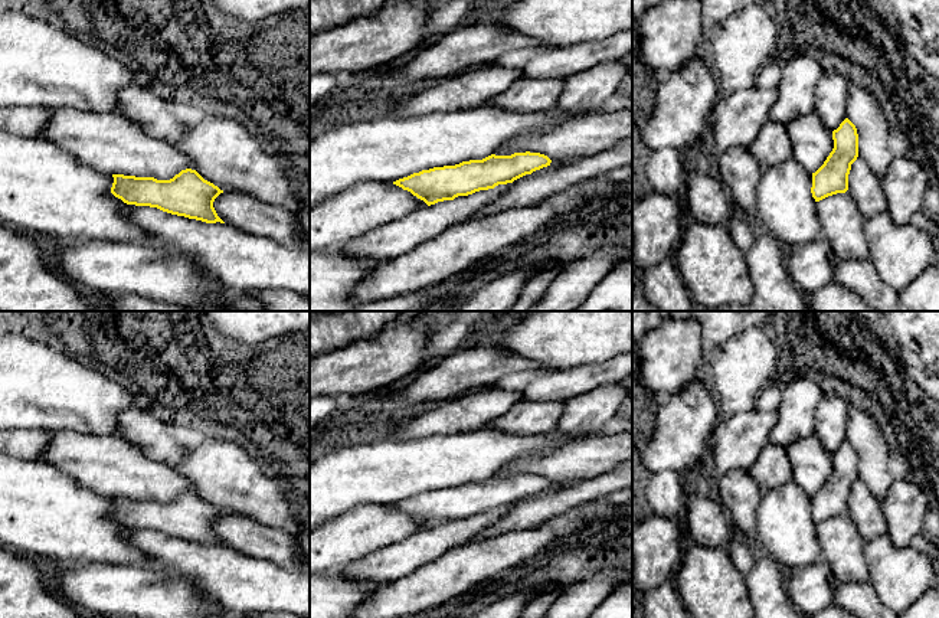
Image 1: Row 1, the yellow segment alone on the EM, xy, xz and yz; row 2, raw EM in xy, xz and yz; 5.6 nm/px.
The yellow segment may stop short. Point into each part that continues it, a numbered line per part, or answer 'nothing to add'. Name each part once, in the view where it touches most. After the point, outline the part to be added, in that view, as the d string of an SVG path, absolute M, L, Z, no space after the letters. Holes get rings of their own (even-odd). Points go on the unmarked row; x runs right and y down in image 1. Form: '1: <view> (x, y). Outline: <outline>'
1: xy (110, 466). Outline: M50 431L50 435L52 439L43 451L40 462L56 467L79 485L96 494L170 503L181 493L194 493L192 484L174 467L148 458L118 435L88 435L73 431Z

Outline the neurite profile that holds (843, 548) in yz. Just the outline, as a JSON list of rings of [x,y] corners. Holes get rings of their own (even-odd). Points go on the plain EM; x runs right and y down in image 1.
[[[847,514],[817,524],[817,537],[822,547],[822,559],[828,562],[835,583],[870,581],[864,556],[866,542]]]

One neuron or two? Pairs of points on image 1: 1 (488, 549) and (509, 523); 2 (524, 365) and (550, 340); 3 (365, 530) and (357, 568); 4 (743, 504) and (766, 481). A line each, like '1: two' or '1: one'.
1: two
2: one
3: two
4: one

